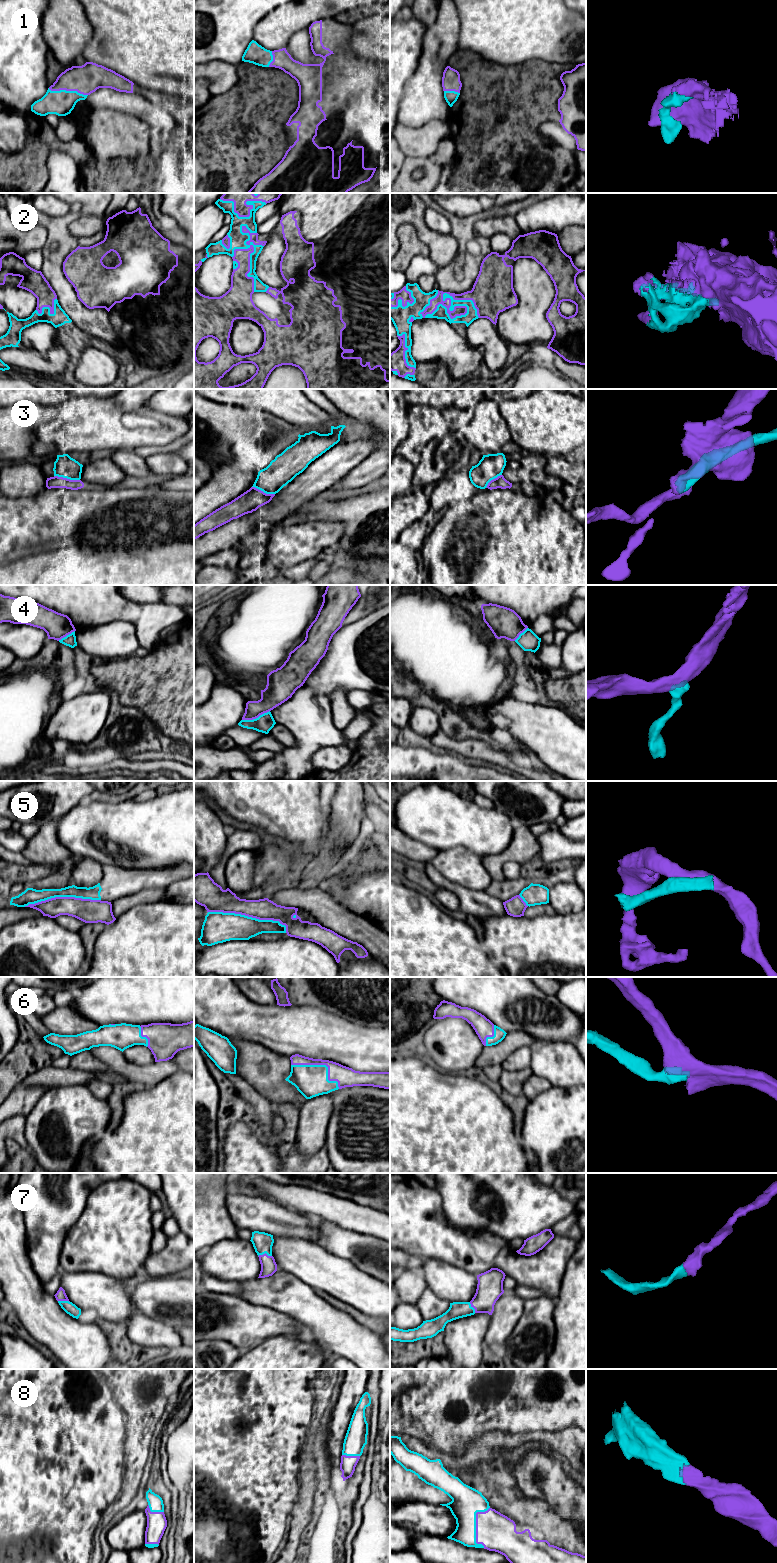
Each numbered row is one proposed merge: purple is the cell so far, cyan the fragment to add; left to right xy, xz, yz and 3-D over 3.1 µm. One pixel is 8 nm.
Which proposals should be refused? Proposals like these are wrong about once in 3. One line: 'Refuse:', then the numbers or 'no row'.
Refuse: 3, 4, 5

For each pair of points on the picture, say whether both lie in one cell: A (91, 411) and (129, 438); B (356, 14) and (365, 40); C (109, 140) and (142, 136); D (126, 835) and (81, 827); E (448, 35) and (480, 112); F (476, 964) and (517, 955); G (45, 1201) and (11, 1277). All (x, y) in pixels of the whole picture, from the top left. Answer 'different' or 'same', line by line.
A: same
B: different
C: same
D: same
E: different
F: different
G: different

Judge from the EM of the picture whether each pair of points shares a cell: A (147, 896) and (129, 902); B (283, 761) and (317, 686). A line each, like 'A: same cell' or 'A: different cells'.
A: same cell
B: same cell

